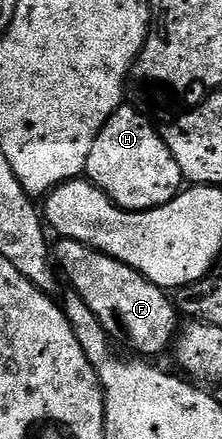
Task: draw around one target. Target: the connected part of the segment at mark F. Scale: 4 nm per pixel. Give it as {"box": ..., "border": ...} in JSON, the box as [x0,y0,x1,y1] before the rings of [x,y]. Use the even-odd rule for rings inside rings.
{"box":[56,238,180,357],"border":[[[59,238],[57,242],[56,263],[65,282],[67,279],[69,286],[88,305],[88,309],[92,309],[107,335],[117,336],[119,327],[127,345],[139,351],[142,357],[171,350],[180,331],[180,316],[173,298],[165,290],[157,287],[136,269],[87,244],[65,238]]]}

